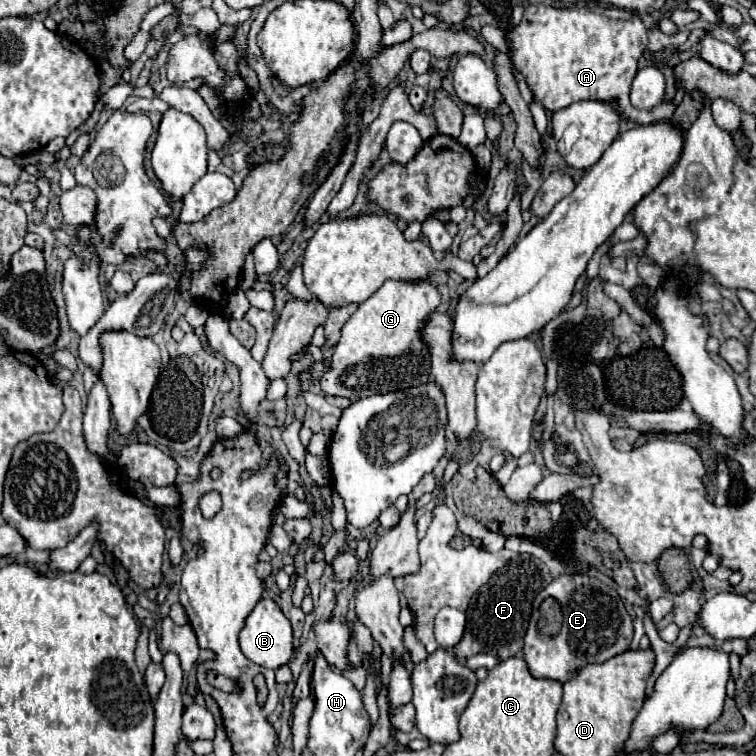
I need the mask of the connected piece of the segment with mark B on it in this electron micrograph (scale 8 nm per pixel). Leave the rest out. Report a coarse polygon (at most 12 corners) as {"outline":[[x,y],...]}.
{"outline":[[261,598],[239,632],[241,652],[279,668],[293,652],[291,624]]}

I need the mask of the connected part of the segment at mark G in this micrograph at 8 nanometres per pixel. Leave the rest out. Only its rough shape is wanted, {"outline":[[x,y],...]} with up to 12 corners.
{"outline":[[387,280],[345,322],[321,390],[355,402],[431,380],[441,294]]}

